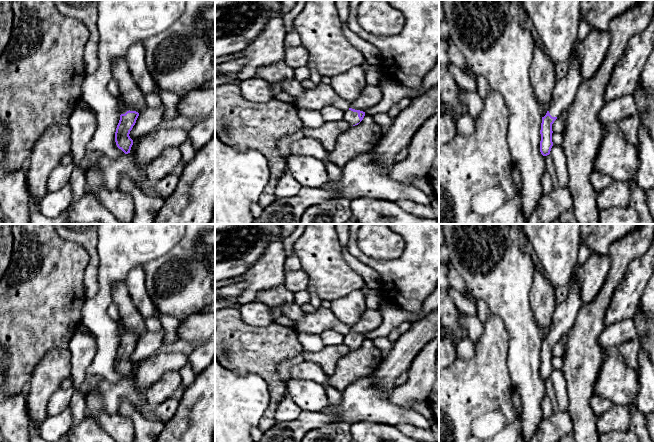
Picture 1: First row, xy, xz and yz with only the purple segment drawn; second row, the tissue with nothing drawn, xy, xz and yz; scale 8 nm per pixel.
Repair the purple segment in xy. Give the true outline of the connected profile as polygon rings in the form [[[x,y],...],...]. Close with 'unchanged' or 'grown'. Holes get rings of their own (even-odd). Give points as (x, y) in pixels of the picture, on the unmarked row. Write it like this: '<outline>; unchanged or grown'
[[[119,318],[117,324],[118,327],[123,330],[123,336],[120,339],[120,344],[116,352],[115,366],[119,373],[121,373],[125,378],[128,378],[133,369],[133,364],[130,362],[129,358],[136,347],[139,337],[131,335],[126,331],[121,318]]]; grown

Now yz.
[[[577,262],[569,281],[574,284],[570,287],[567,299],[557,304],[552,316],[549,333],[546,339],[542,341],[540,376],[543,380],[549,379],[553,370],[552,348],[564,334],[570,331],[577,313],[583,304],[580,296],[581,267],[582,266]]]; grown

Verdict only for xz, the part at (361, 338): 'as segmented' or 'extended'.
extended

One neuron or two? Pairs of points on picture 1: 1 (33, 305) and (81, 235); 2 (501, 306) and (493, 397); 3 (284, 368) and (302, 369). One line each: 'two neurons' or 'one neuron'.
1: two neurons
2: two neurons
3: two neurons

